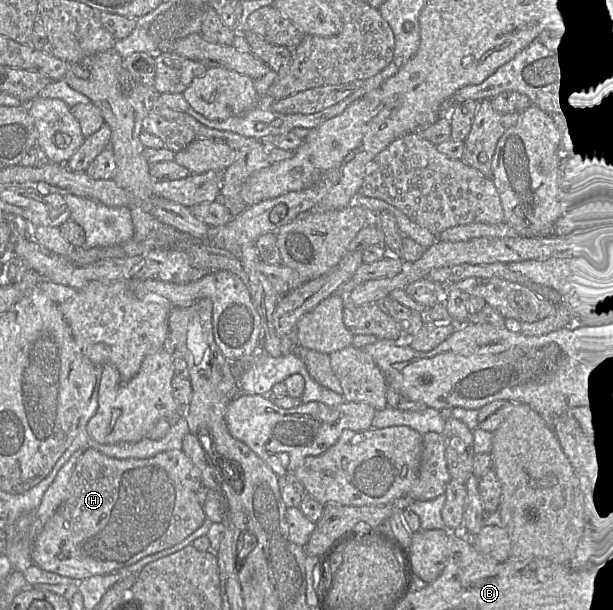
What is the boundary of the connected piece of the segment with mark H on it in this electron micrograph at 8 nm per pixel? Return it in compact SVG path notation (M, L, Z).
M87 448L72 472L69 498L33 542L33 563L45 571L82 580L113 573L170 548L206 519L197 498L201 485L199 469L182 449L146 459L118 459Z

